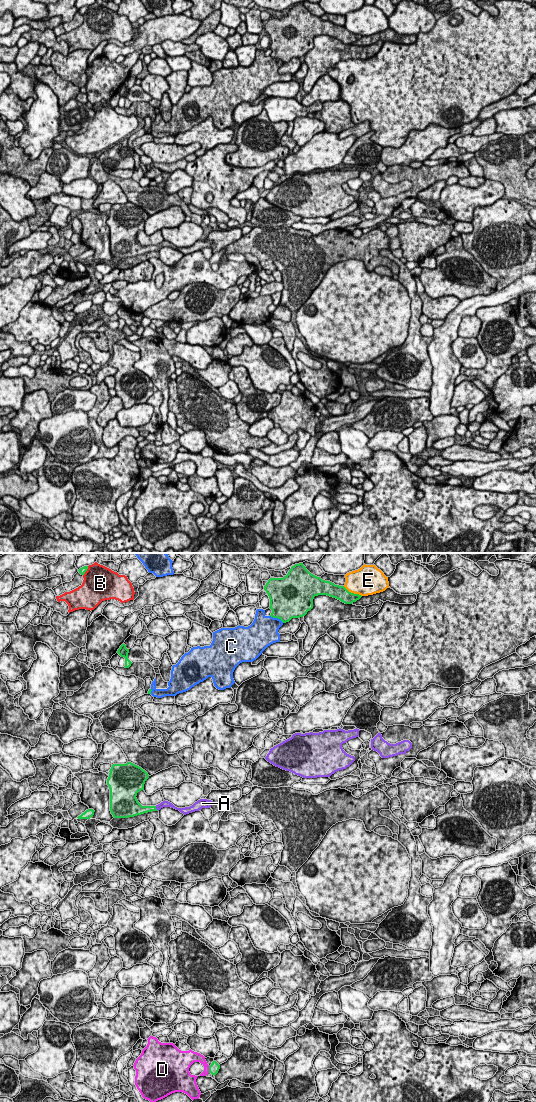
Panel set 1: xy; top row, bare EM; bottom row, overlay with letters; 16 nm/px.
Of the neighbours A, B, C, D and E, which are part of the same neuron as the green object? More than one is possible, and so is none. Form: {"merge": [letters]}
{"merge": ["A"]}

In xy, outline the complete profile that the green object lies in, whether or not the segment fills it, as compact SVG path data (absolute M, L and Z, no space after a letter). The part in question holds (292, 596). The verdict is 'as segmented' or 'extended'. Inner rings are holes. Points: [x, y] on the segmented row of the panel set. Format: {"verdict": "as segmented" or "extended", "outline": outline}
{"verdict": "as segmented", "outline": "M303 563L295 564L288 574L283 578L270 578L264 590L270 599L271 617L280 619L283 623L289 622L292 618L300 618L313 608L313 599L318 595L327 595L340 600L345 604L352 604L362 596L349 592L344 586L335 585L330 581L322 580L311 574Z"}

